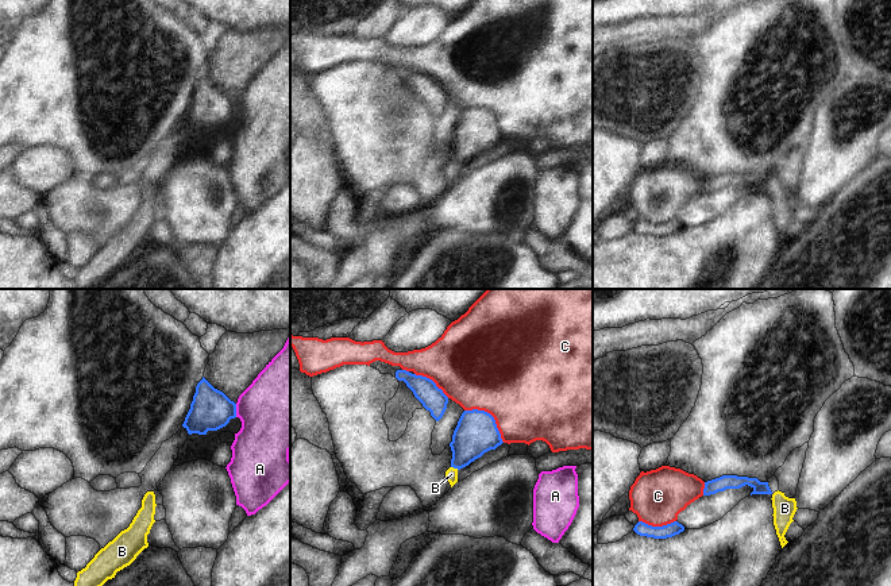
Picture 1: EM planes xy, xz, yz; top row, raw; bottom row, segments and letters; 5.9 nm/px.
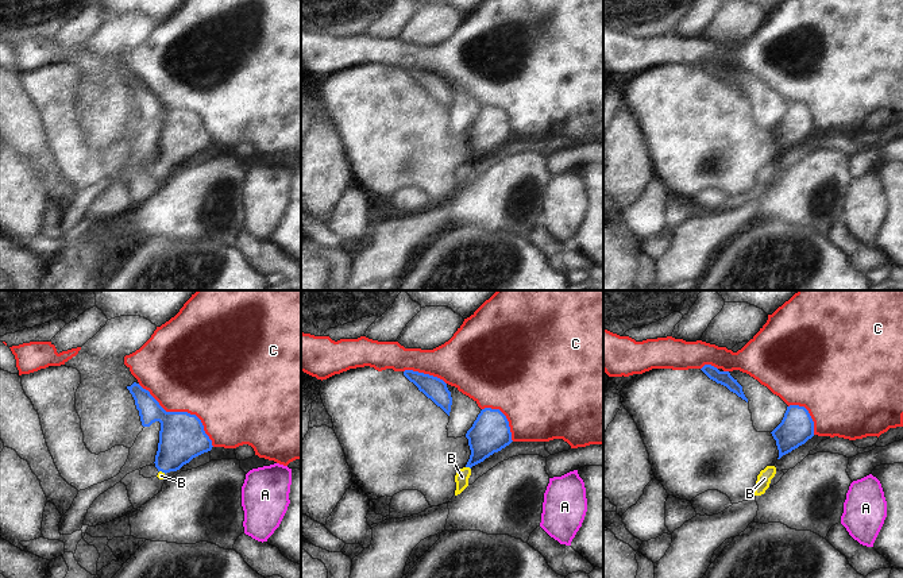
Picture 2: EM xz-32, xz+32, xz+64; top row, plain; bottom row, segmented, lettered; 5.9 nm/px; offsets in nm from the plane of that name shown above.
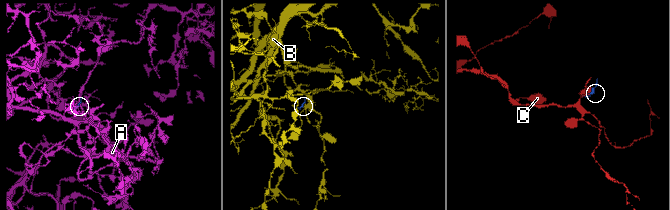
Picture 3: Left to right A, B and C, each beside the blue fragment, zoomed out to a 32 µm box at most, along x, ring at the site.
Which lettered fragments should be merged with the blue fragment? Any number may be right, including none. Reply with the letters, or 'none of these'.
B

